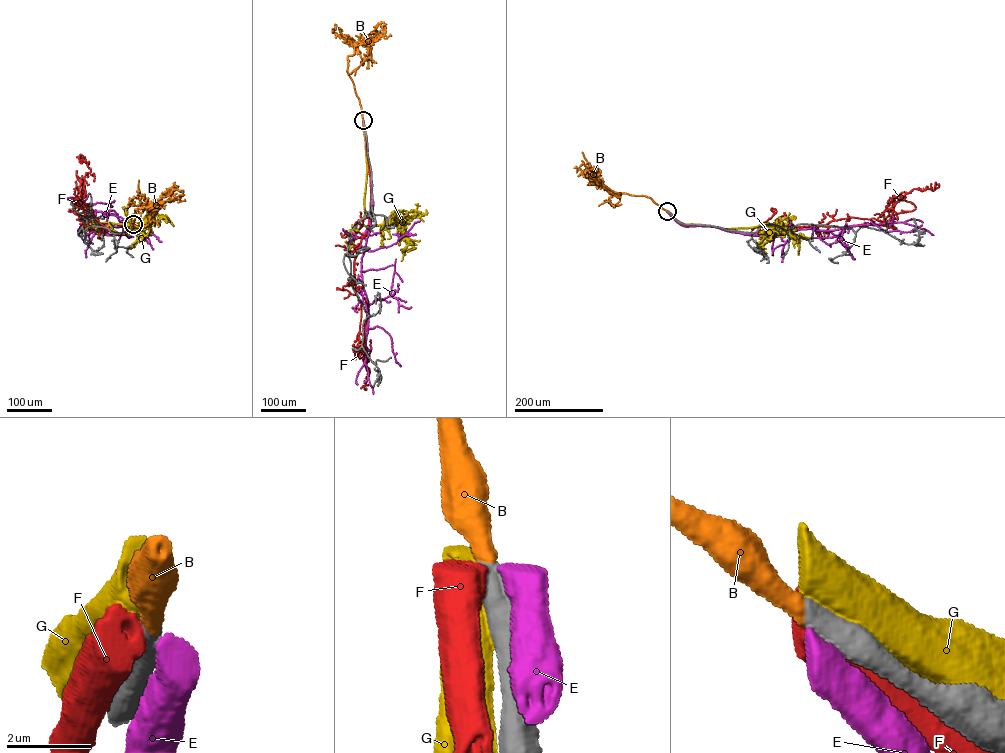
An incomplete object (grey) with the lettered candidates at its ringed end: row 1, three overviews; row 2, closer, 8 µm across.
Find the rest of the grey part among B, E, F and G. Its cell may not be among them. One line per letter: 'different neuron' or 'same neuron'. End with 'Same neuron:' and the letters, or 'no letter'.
B: same neuron
E: different neuron
F: different neuron
G: different neuron
Same neuron: B

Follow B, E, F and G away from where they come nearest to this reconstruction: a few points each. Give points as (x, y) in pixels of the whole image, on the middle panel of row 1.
B: (363, 120), (347, 71), (347, 57), (354, 54), (356, 43), (383, 36), (385, 28), (380, 24), (384, 22)
E: (363, 121), (373, 205), (361, 275), (368, 304), (365, 363), (373, 394)
F: (363, 120), (370, 213), (354, 273), (368, 308), (362, 350), (367, 371), (363, 355), (369, 356), (366, 388)
G: (363, 121), (367, 170), (363, 224), (397, 225), (413, 248), (407, 251)

